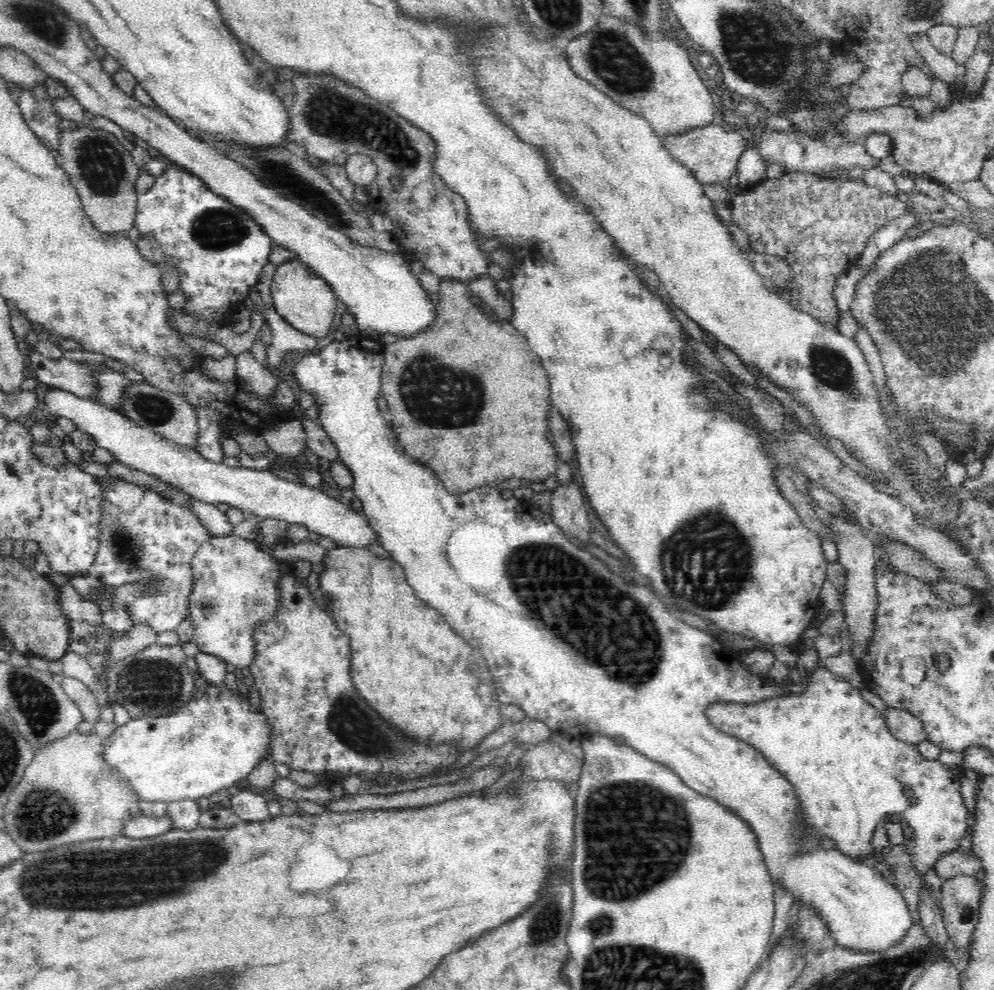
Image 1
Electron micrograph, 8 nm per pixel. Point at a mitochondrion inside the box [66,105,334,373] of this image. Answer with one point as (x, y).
(101, 164)

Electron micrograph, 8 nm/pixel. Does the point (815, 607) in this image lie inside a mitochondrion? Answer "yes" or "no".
no

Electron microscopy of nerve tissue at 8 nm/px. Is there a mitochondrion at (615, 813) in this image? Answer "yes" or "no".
yes

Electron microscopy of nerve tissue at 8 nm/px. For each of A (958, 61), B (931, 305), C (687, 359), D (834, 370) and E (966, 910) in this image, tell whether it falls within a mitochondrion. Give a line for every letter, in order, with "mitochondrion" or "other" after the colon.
A: other
B: mitochondrion
C: other
D: mitochondrion
E: mitochondrion

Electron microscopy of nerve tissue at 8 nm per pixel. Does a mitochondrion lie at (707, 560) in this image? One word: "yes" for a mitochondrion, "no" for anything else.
yes

